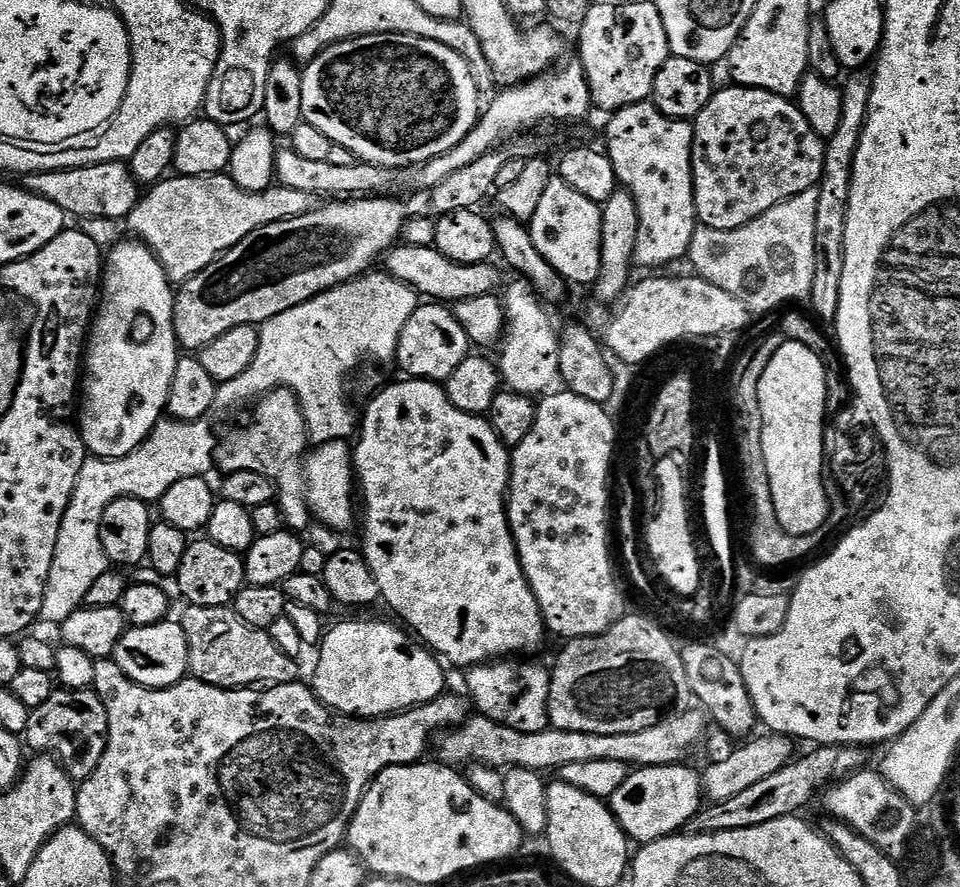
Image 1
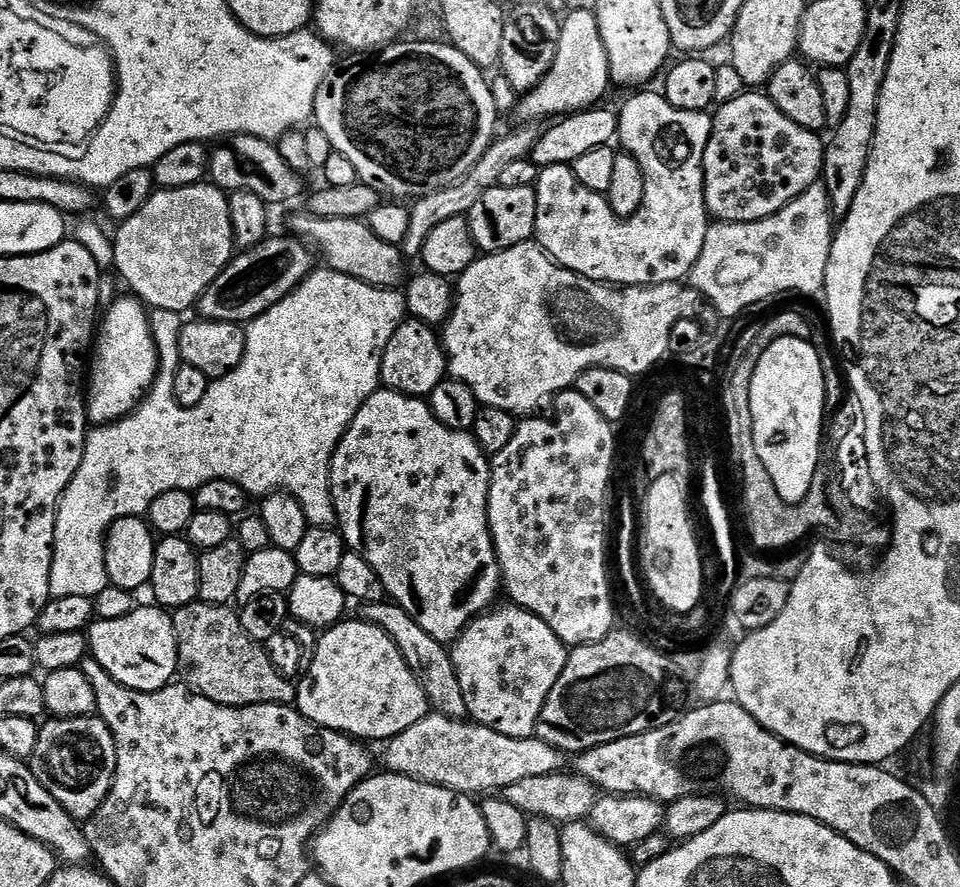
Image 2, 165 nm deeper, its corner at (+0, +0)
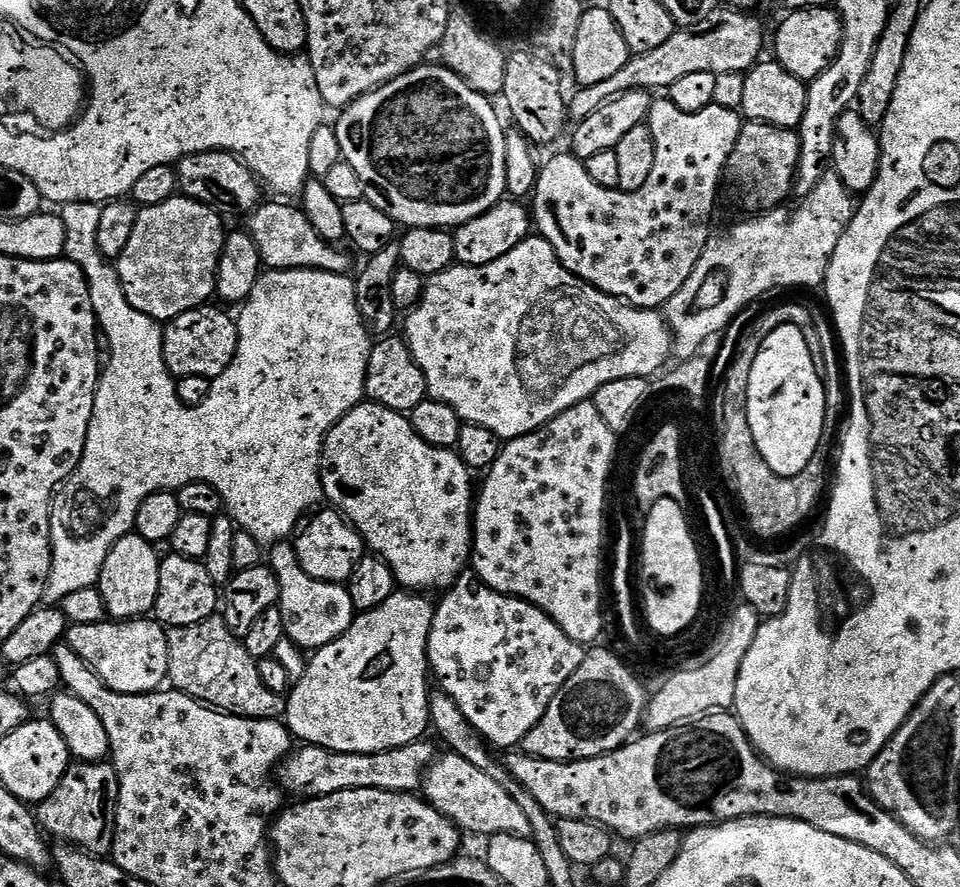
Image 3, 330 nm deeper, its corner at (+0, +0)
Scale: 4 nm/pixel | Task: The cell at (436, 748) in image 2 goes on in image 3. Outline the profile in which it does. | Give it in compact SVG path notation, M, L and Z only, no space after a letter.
M421 738L412 744L382 750L378 754L346 754L329 748L300 746L283 761L278 780L285 793L293 792L300 796L296 798L329 796L342 790L386 790L412 794L423 785L424 777L432 767L434 753L426 741Z

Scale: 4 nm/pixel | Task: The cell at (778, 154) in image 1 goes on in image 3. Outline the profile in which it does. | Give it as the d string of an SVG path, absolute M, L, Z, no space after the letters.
M745 123L738 134L738 142L734 142L734 150L724 168L722 177L726 188L736 195L736 200L748 214L763 214L779 209L787 196L793 195L798 170L798 154L800 153L800 133L791 128L779 128L769 124Z

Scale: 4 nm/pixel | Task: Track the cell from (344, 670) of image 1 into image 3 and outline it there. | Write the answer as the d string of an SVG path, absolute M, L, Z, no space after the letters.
M397 590L393 596L386 598L386 602L382 602L382 606L378 606L369 612L359 613L346 630L346 634L342 634L334 642L317 648L311 653L306 674L302 674L302 678L293 683L292 691L286 697L288 701L286 723L289 732L297 741L313 748L329 748L335 752L345 752L346 754L378 754L382 750L394 750L398 746L412 744L425 735L424 731L426 733L429 731L428 698L430 687L428 688L428 680L430 684L430 669L428 666L428 639L430 638L436 609L433 601L430 602L428 599L427 595L418 592Z

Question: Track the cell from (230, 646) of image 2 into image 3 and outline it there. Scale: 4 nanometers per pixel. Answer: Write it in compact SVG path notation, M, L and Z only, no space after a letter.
M220 618L168 632L168 680L175 691L184 692L201 704L232 716L245 716L251 720L280 720L288 711L287 699L274 694L274 690L266 690L258 674L258 661L244 649L241 637L235 636Z

